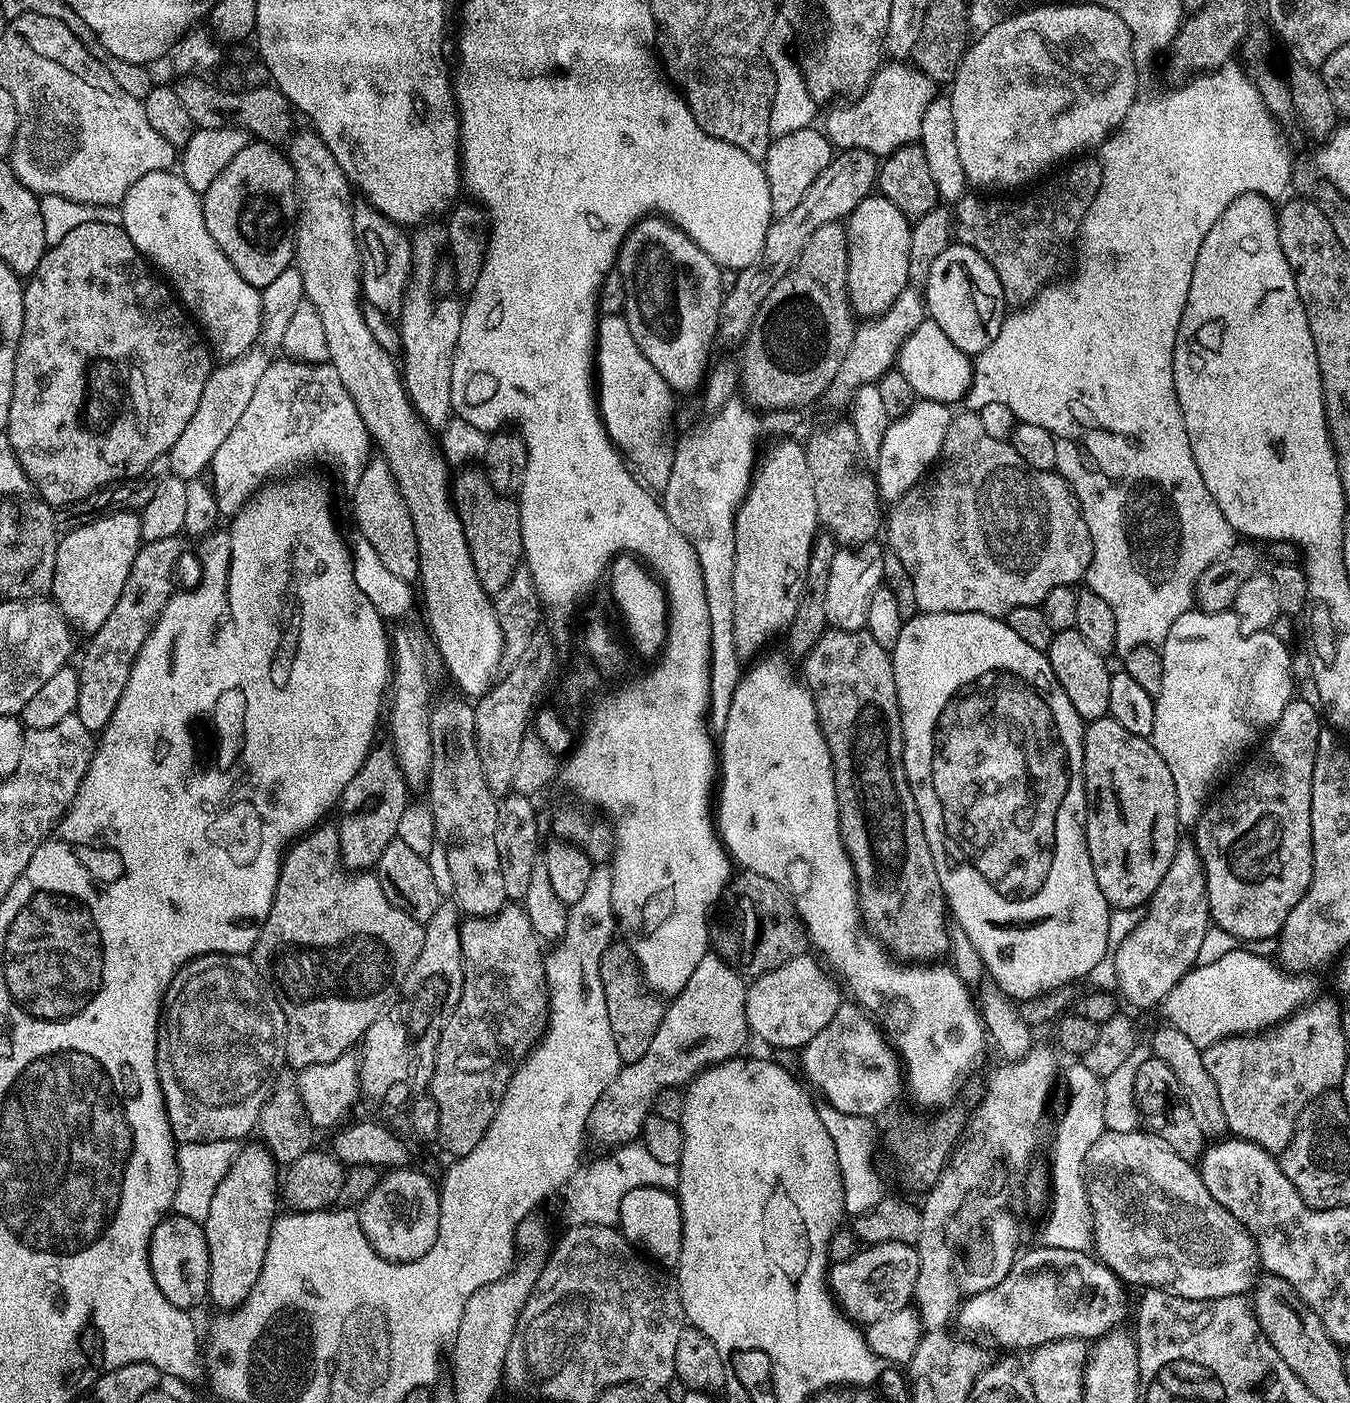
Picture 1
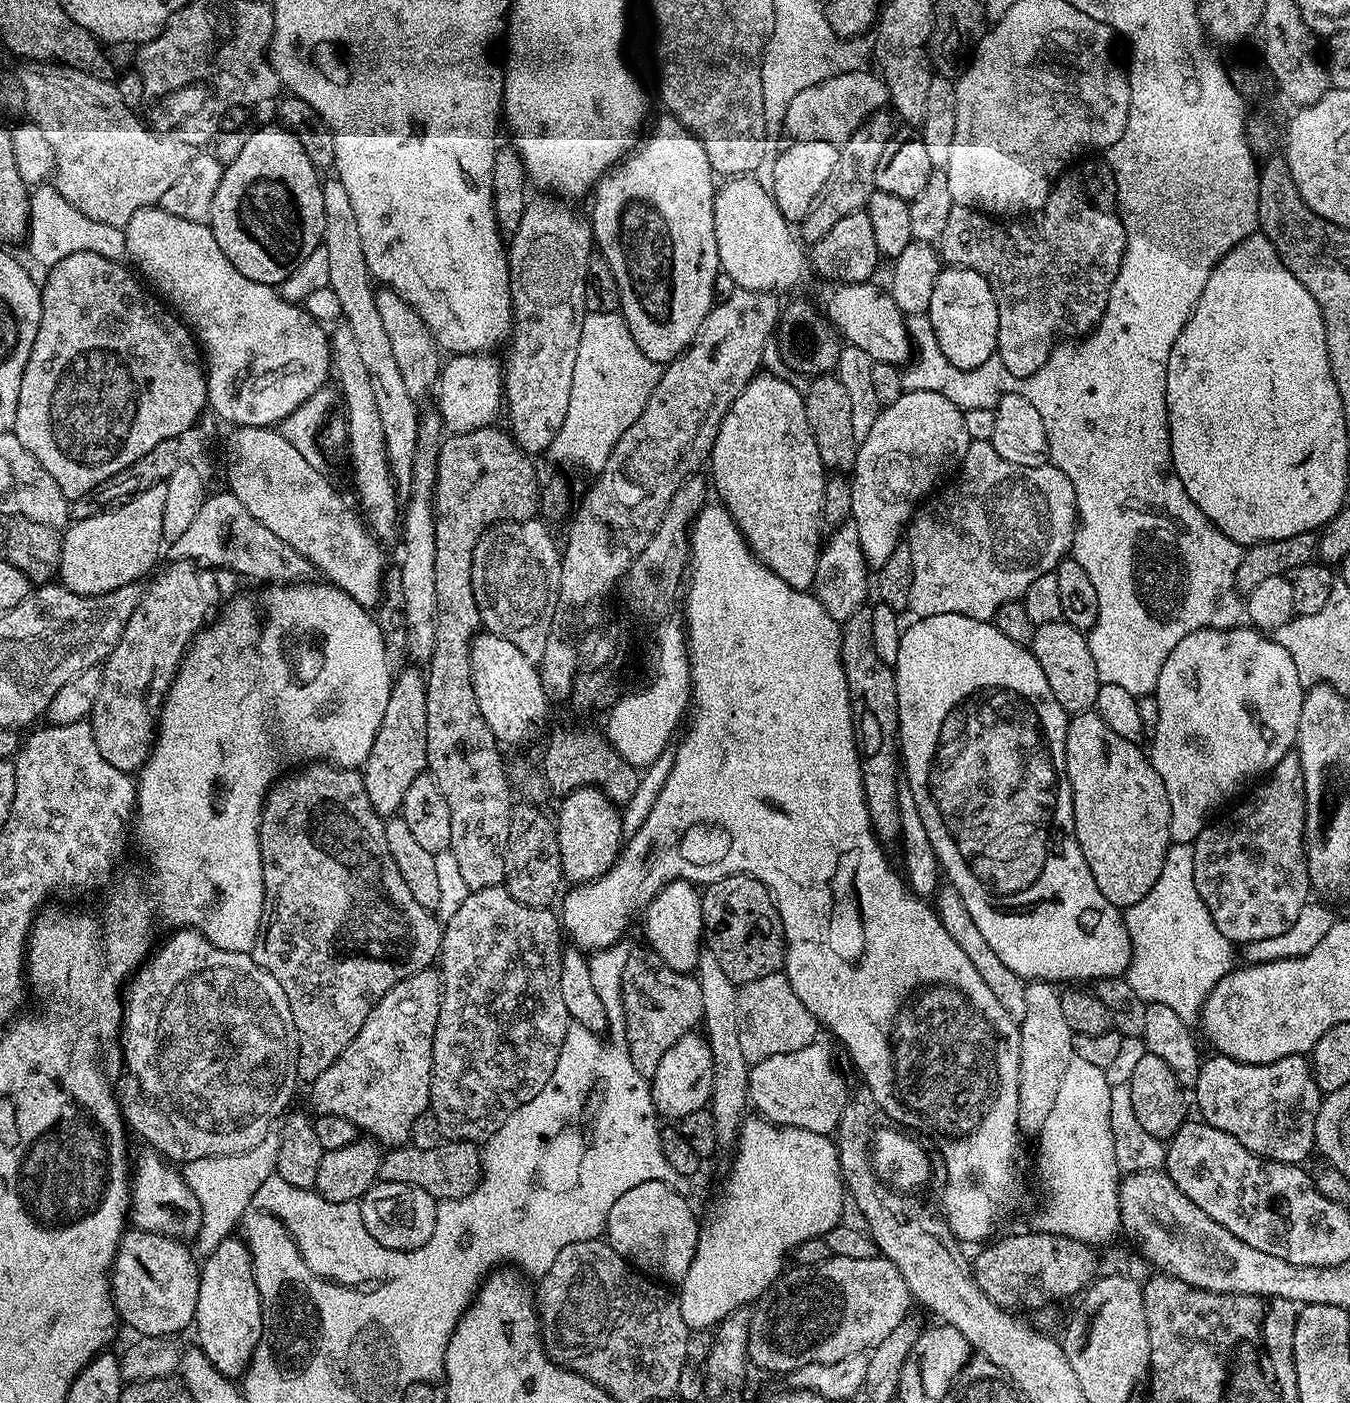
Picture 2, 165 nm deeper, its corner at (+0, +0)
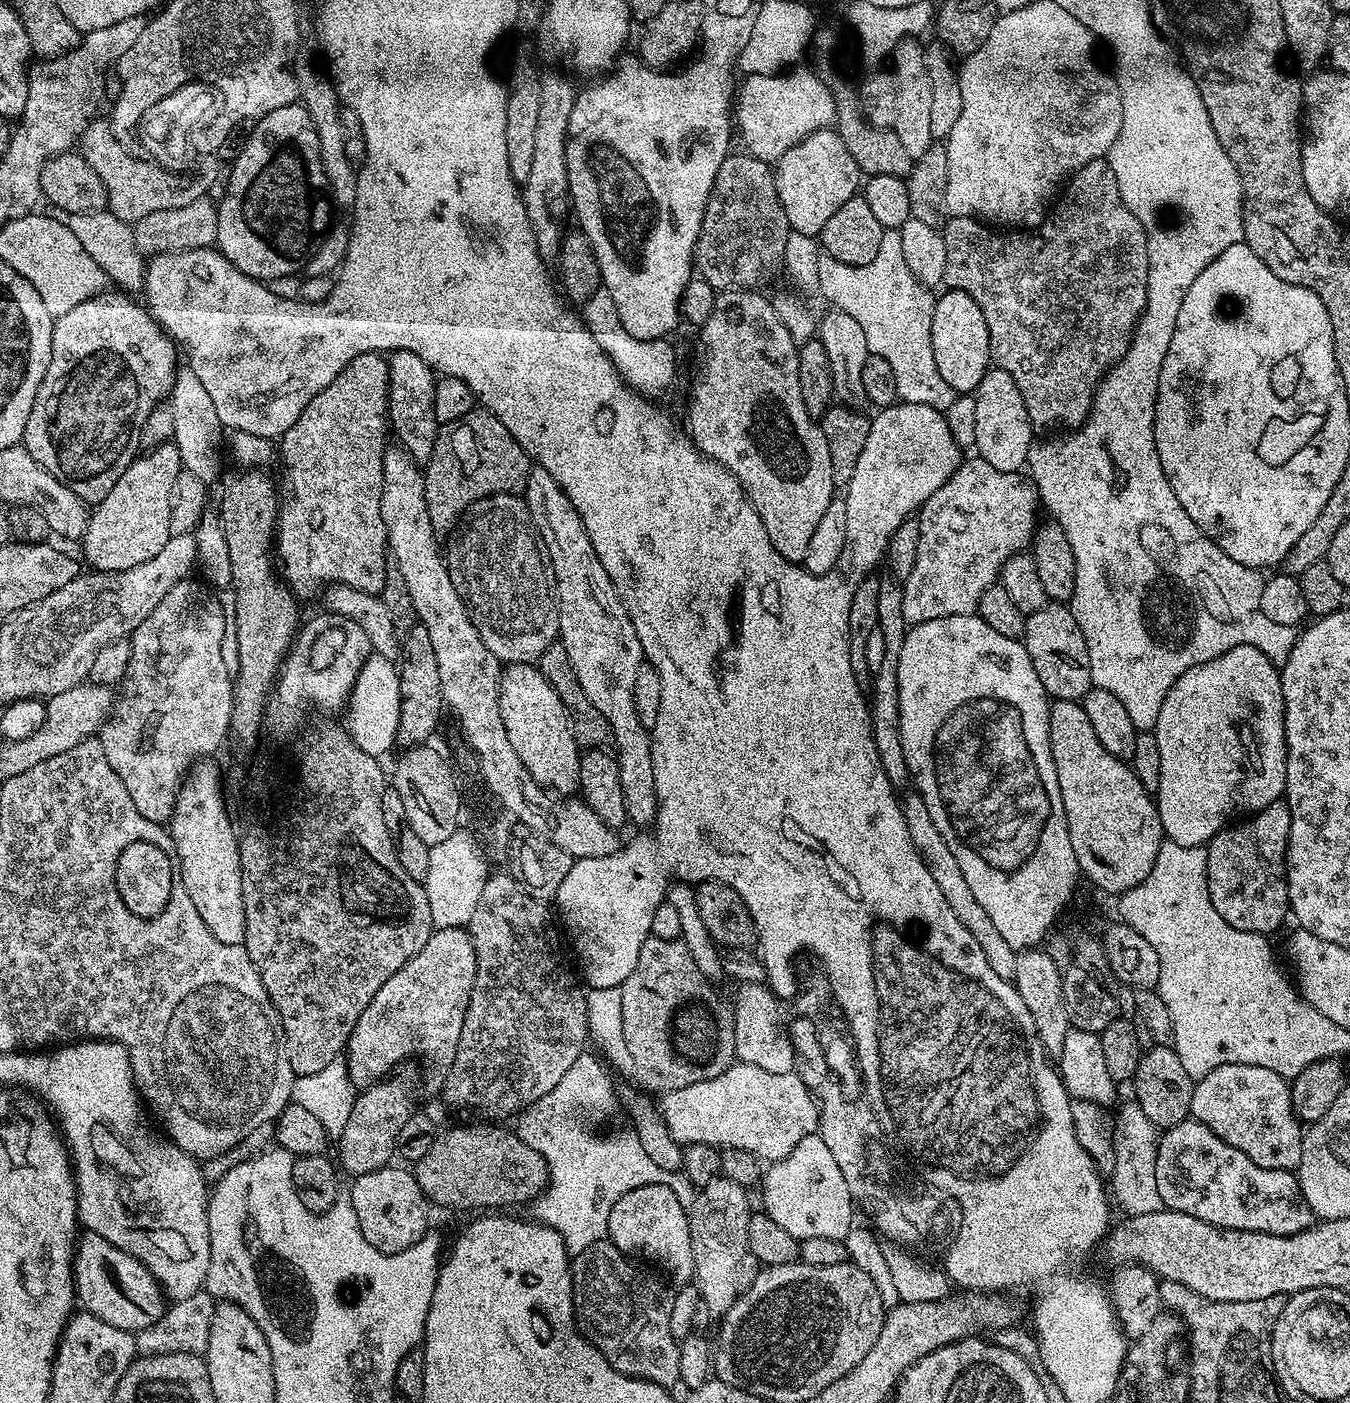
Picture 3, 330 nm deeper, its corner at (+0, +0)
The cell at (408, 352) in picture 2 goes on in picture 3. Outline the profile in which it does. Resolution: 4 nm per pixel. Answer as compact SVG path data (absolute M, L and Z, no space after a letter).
M398 350L387 357L388 361L388 414L387 423L390 425L391 435L396 435L395 443L407 452L408 457L417 465L427 465L432 456L436 436L440 432L440 421L434 414L434 390L438 379L437 373L418 354L410 354L410 350Z

